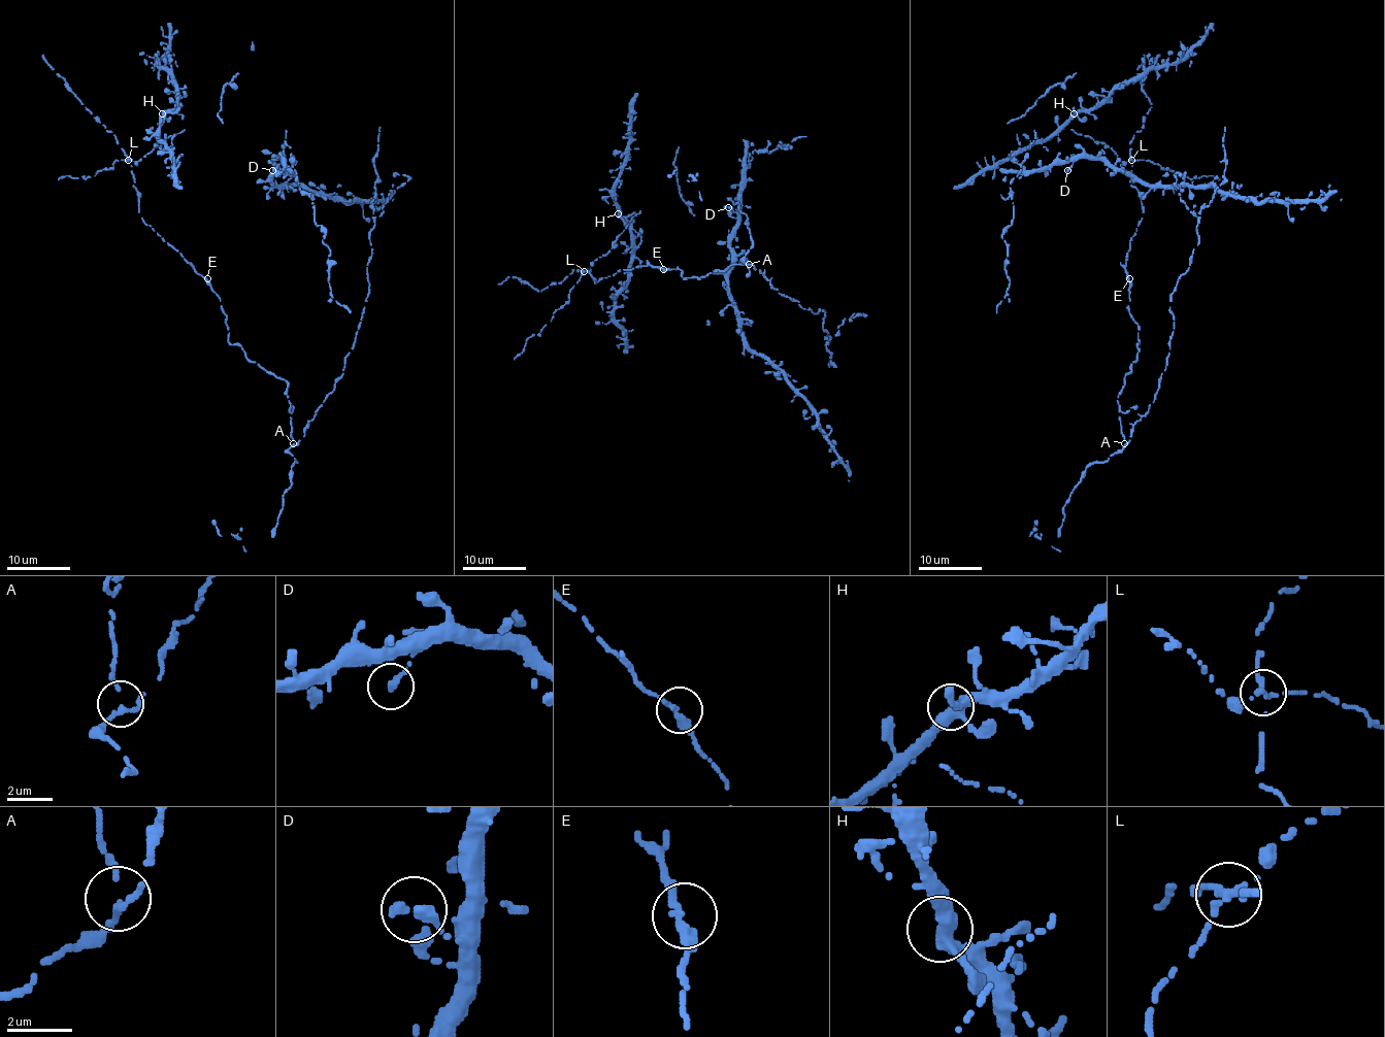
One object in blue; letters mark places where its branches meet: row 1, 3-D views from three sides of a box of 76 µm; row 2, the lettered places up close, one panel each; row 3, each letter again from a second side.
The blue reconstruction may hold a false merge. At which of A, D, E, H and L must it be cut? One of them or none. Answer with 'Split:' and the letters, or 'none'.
Split: L

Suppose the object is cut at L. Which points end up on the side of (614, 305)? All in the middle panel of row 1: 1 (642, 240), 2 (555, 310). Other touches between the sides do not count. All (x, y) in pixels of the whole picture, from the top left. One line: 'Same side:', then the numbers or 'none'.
Same side: 1

